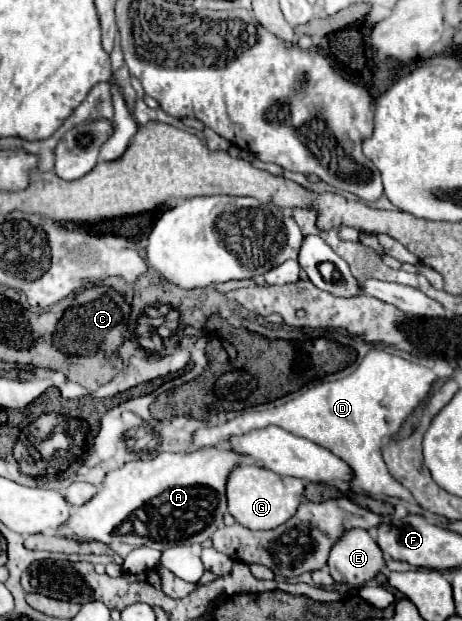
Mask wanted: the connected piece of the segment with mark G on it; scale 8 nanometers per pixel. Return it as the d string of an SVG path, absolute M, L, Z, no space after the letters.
M240 463L230 473L230 479L226 485L228 511L240 525L248 529L274 529L294 517L296 509L302 503L304 487L306 483L298 477L286 477L286 475L278 475L264 467Z

